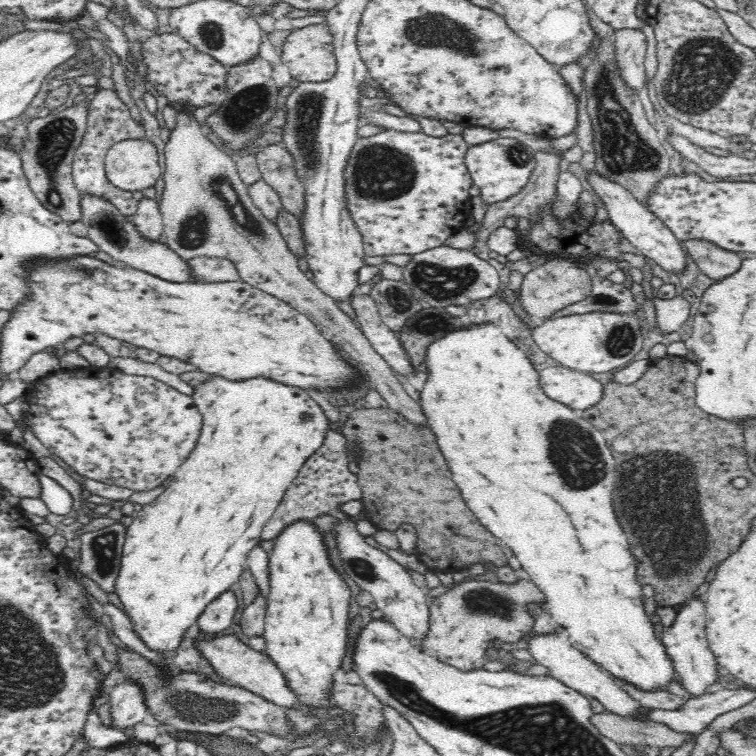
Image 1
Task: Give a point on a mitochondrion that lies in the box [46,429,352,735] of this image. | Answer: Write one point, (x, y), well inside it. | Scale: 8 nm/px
(194, 709)

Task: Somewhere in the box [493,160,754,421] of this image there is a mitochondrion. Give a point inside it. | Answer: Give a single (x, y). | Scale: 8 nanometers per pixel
(620, 340)

